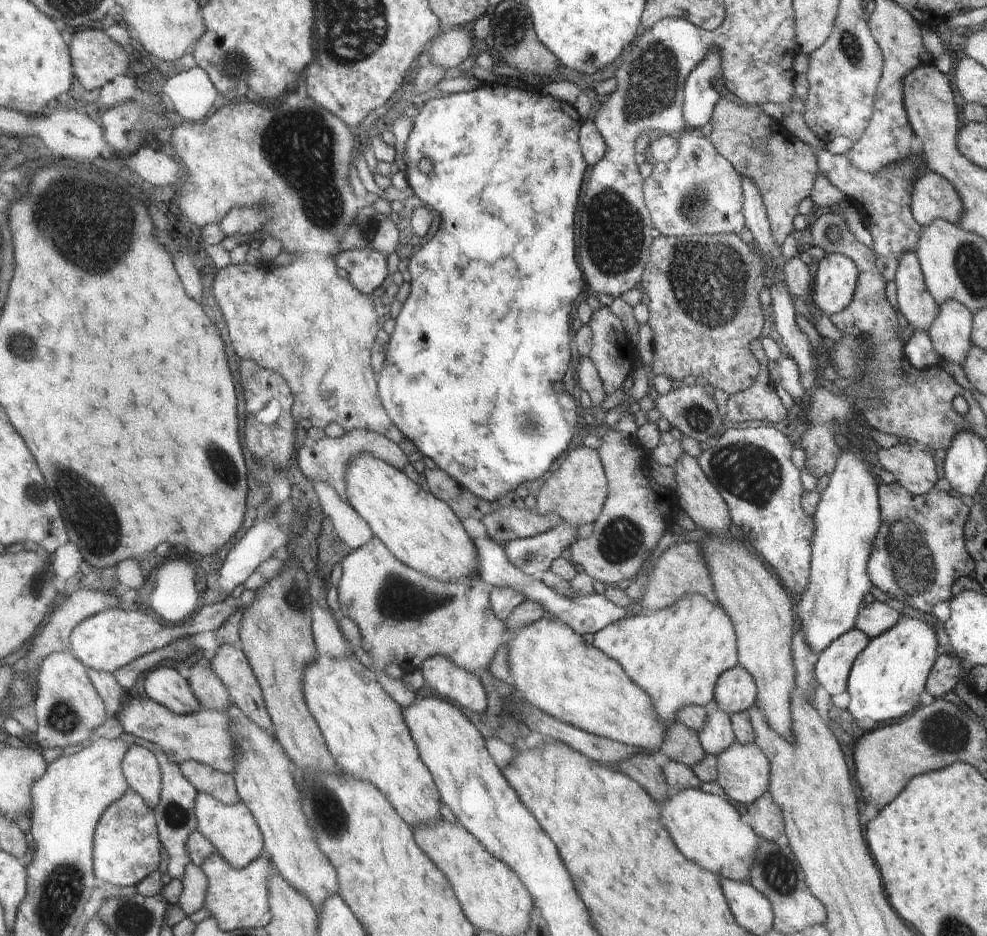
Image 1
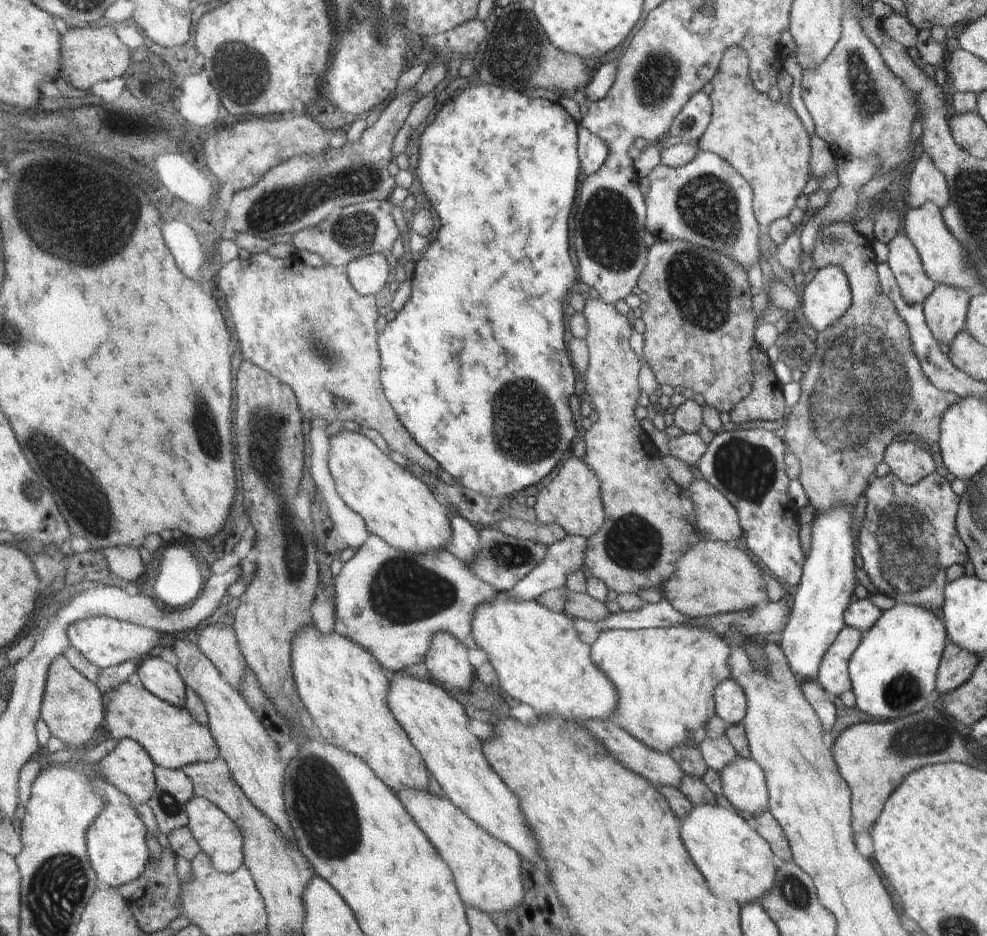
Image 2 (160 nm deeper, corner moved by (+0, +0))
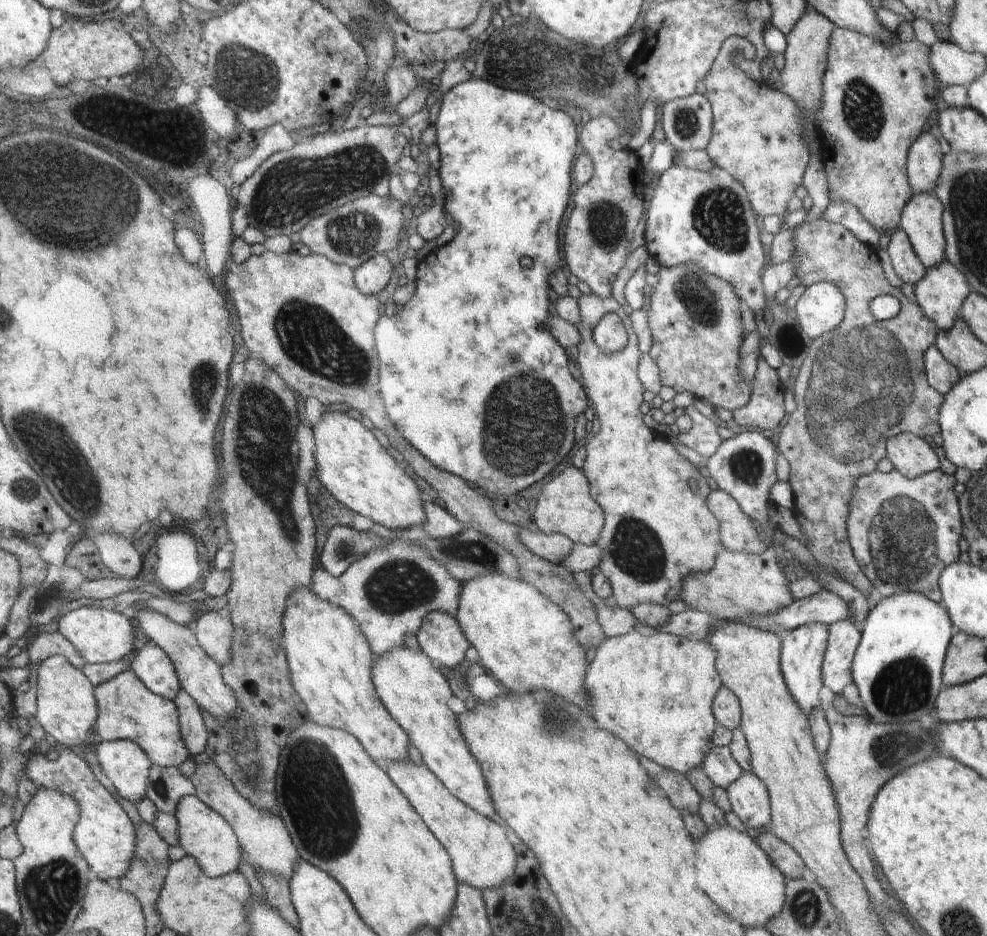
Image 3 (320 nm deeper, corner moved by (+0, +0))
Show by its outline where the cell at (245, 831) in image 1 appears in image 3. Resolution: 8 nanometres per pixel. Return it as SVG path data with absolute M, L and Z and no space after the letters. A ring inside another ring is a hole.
M196 794L182 798L173 815L178 823L179 845L197 859L206 876L219 877L237 870L242 858L241 843L225 817L214 812Z

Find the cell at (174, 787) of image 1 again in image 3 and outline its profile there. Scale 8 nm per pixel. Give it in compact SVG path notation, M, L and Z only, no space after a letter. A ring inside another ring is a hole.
M153 765L145 796L154 802L158 811L174 814L185 796L196 794L196 786L178 767Z

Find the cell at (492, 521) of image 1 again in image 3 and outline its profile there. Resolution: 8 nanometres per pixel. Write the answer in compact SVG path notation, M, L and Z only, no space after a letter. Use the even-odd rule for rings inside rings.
M522 530L522 540L526 540L526 546L528 546L528 542L532 542L536 548L532 550L532 552L538 552L538 554L542 554L542 558L546 560L554 560L554 564L562 565L567 557L571 554L575 546L575 542L570 540L570 537L561 535L560 533L552 533L547 535L546 533L540 533L538 530Z

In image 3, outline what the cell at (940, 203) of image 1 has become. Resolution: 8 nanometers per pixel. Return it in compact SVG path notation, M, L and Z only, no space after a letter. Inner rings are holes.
M930 130L921 132L909 148L908 177L915 193L932 193L944 166L940 143Z

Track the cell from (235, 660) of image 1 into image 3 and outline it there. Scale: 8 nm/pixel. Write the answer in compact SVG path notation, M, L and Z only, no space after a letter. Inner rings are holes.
M229 608L216 611L202 609L195 619L195 632L201 647L219 665L229 663L233 642L233 621Z

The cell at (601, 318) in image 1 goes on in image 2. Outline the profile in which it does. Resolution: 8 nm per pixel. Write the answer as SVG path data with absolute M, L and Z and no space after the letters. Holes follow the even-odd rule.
M588 299L584 304L588 332L585 341L589 350L589 363L585 370L584 380L587 393L585 398L592 408L598 412L598 420L592 423L589 430L584 431L582 439L586 442L586 453L583 460L586 461L601 481L601 500L604 502L606 522L592 537L587 538L587 551L585 554L584 570L588 576L604 581L607 588L618 594L634 593L638 590L657 588L669 582L669 579L677 572L677 564L681 557L691 547L704 540L697 516L695 504L691 499L691 492L680 488L668 468L658 458L658 450L650 442L650 438L644 434L634 410L638 406L638 372L640 362L634 356L622 354L630 350L628 338L632 334L632 328L626 320L626 316L616 310L615 305L602 299Z

